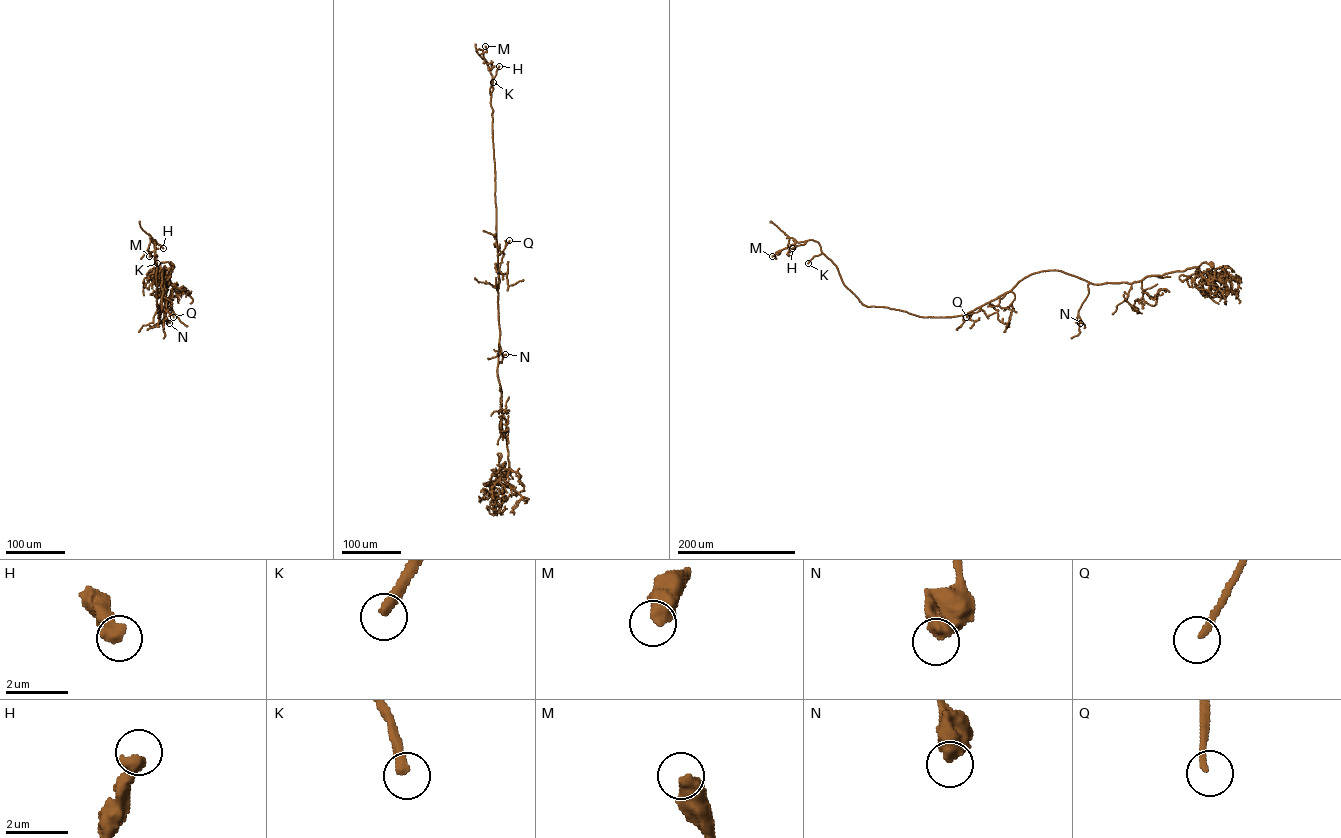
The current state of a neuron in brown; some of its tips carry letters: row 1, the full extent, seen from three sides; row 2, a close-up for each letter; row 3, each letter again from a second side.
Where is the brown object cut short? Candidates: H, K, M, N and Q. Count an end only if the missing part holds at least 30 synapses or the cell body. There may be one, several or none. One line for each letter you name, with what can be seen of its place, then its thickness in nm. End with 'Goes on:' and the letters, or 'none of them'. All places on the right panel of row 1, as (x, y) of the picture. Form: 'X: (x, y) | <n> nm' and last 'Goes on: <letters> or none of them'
K: (808, 263) | 320 nm
Q: (966, 317) | 190 nm
Goes on: K, Q

